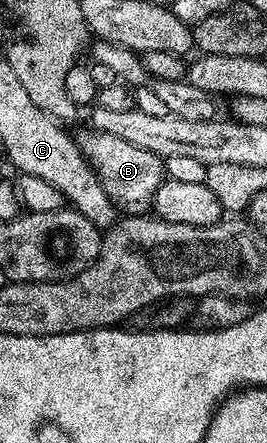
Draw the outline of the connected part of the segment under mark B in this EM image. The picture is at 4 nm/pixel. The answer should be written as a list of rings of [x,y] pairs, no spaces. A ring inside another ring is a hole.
[[[86,129],[77,135],[79,151],[87,159],[87,164],[95,171],[105,193],[124,216],[145,215],[152,210],[155,194],[165,178],[163,160],[149,153],[149,149],[140,149],[113,137],[113,133]]]

